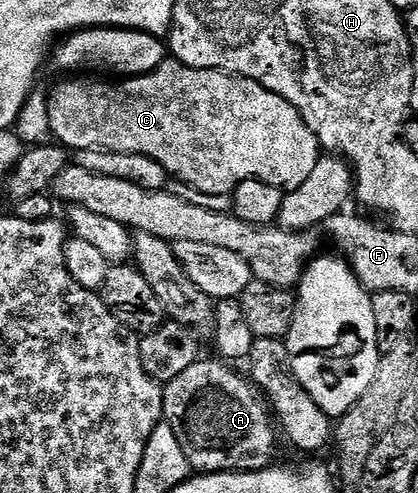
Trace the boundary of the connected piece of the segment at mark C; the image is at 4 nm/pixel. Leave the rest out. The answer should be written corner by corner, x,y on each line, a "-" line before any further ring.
169,57
151,73
125,77
120,81
100,83
97,80
100,78
97,77
69,77
66,79
69,80
66,83
59,84
54,89
53,95
50,94
48,96
49,120
53,130
52,138
60,146
72,149
74,152
100,151
104,149
106,151
122,151
123,153
146,155
155,161
159,161
159,165
163,165
165,172
174,180
178,179
179,182
186,183
189,187
194,187
199,193
198,196
201,197
207,195
232,196
233,190
240,183
251,181
252,179
267,181
267,185
275,185
288,193
299,185
303,185
303,181
307,181
307,177
311,177
311,169
315,169
315,165
323,157
321,142
318,141
317,134
307,125
307,121
299,113
299,109
295,109
295,105
291,105
291,101
279,97
279,93
271,93
271,89
259,85
259,81
251,81
242,75
228,75
225,71
212,71
211,69
195,69
194,67
183,65
178,59

